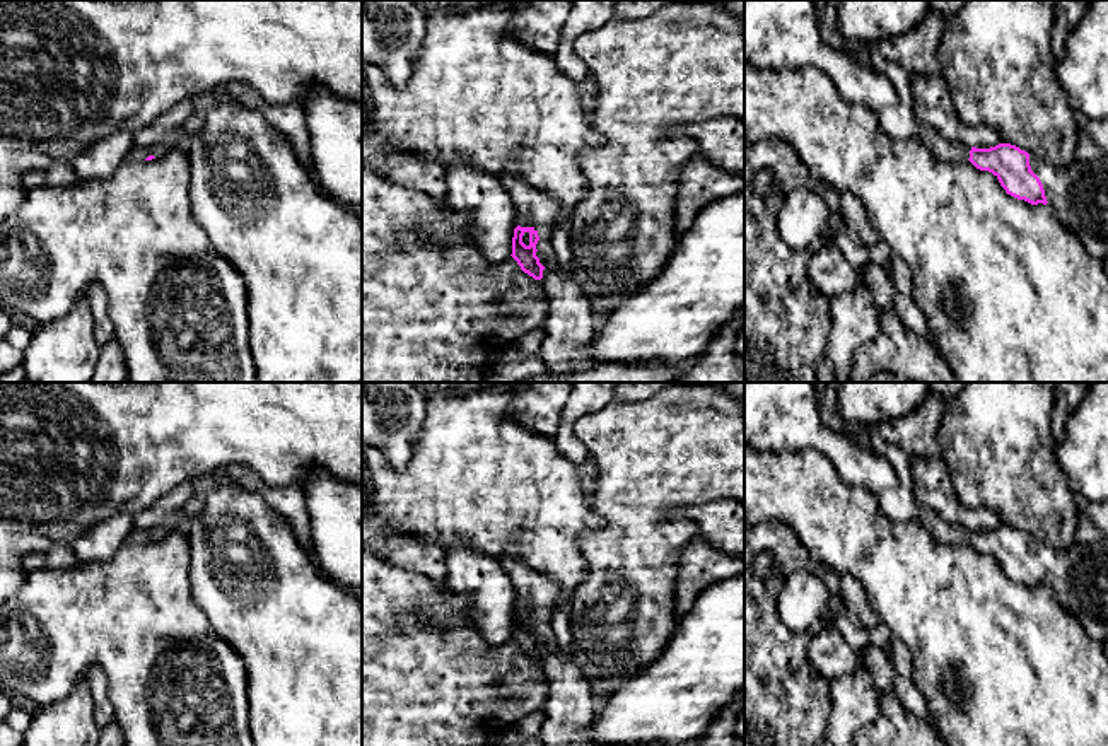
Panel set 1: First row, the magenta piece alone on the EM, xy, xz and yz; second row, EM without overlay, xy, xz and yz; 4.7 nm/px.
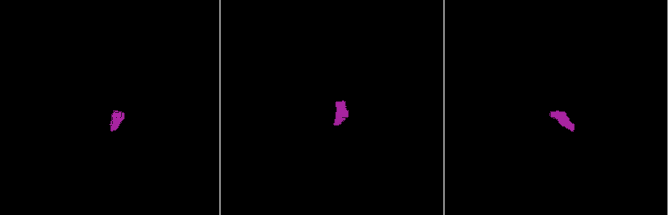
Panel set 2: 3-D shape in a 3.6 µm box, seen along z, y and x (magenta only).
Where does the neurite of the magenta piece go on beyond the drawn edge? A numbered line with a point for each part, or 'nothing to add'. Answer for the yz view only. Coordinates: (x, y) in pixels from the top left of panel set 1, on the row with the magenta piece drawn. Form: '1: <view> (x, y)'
1: yz (779, 34)
2: yz (1078, 195)

